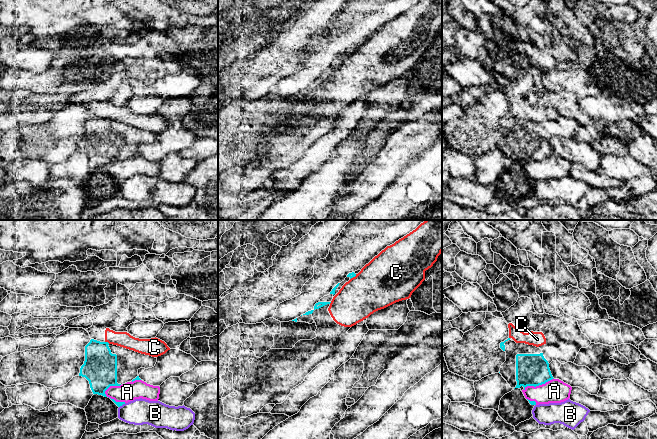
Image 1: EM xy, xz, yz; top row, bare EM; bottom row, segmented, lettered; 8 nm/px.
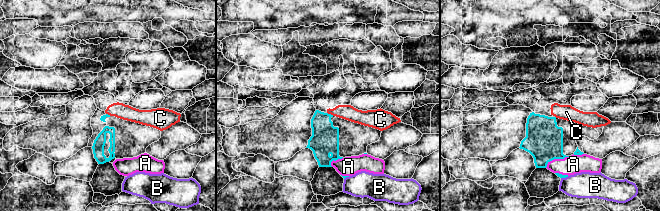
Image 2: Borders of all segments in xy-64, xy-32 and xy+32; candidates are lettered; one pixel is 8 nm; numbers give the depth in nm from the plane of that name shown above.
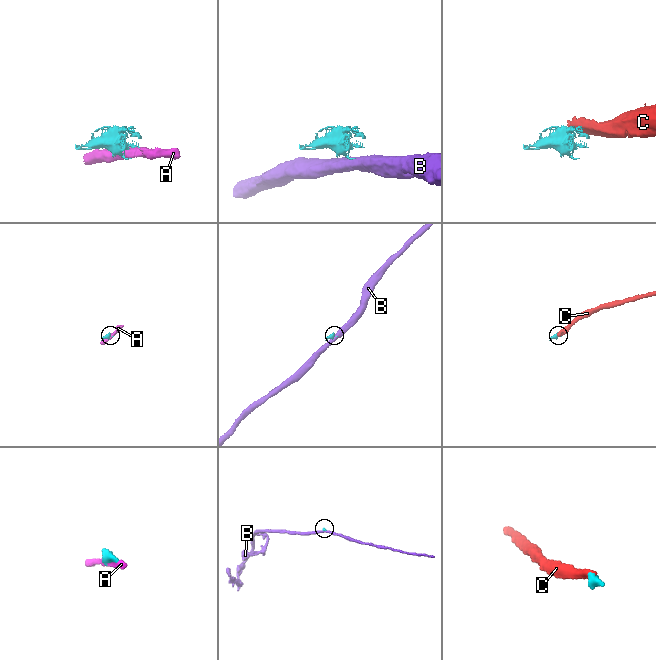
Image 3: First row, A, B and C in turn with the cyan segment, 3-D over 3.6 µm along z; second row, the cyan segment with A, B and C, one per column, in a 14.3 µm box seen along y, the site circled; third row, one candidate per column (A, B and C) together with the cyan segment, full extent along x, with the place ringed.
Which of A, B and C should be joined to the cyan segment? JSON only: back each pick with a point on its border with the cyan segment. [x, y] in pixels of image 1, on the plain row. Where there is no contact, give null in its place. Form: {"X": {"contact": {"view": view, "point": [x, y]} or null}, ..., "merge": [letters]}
{"merge": []}

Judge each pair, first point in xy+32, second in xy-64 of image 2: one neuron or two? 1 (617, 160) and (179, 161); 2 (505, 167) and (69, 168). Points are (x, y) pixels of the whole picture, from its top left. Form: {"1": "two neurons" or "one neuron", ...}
{"1": "one neuron", "2": "one neuron"}

